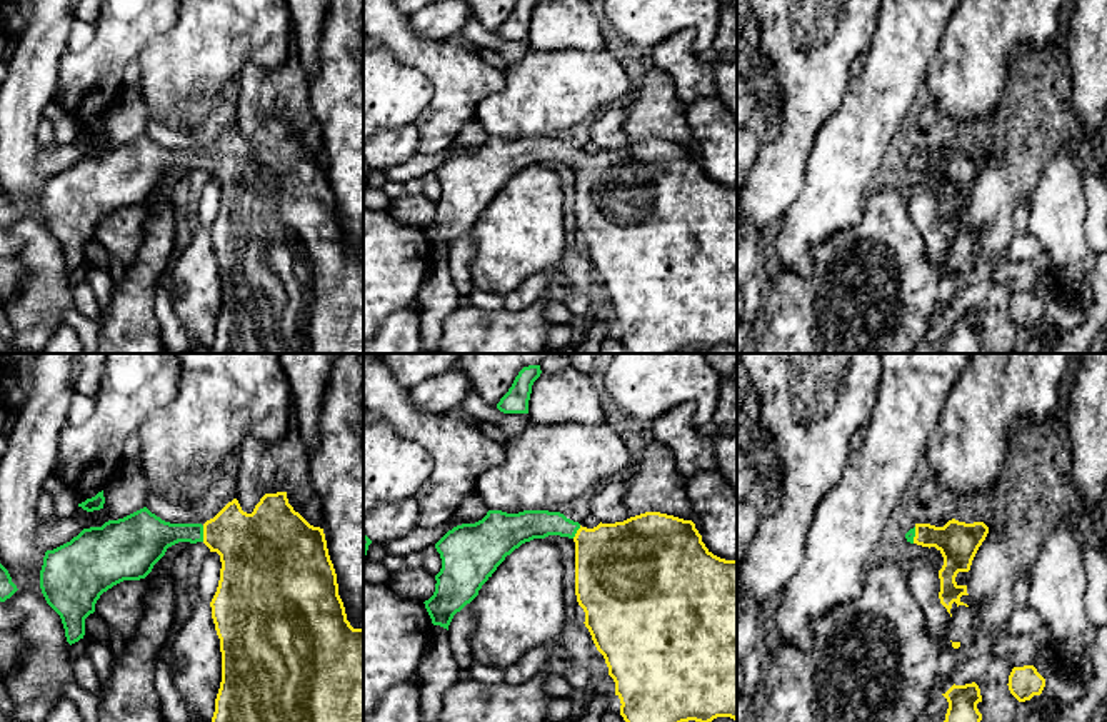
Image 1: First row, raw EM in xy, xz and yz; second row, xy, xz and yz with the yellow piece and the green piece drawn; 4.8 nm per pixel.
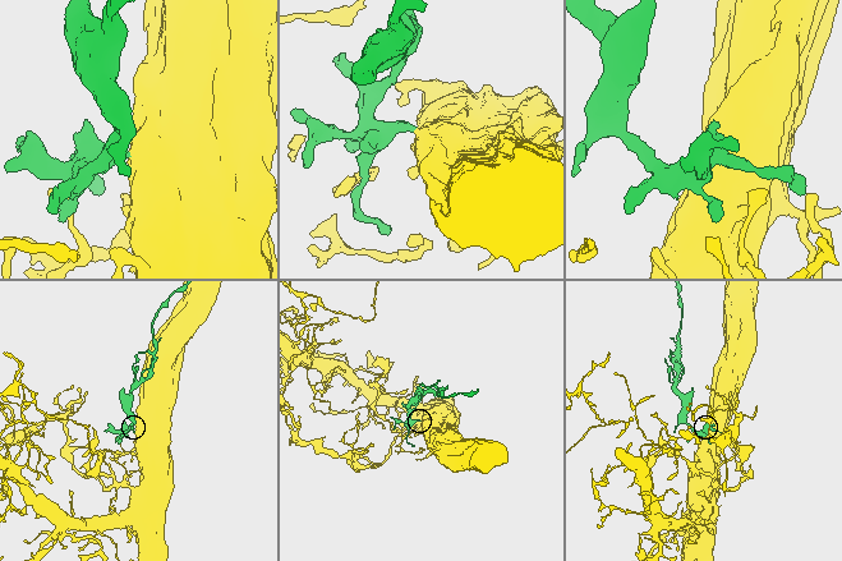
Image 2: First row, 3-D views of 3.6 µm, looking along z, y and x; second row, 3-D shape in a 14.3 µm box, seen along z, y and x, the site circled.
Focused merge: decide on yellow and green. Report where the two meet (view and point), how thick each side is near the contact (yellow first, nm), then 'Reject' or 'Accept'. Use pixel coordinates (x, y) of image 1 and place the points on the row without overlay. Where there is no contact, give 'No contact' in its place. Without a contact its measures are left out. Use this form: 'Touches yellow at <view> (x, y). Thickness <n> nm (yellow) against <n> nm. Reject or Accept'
Touches yellow at xy (204, 160). Thickness 340 nm (yellow) against 190 nm. Accept

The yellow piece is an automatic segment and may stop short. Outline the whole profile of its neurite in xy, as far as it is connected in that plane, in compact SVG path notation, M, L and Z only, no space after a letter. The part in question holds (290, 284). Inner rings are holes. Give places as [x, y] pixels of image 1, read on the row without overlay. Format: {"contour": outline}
{"contour": "M287 118L265 120L252 140L243 138L233 125L203 152L170 150L143 133L102 153L83 155L70 168L47 177L40 215L60 242L67 268L72 272L83 265L85 245L95 238L103 218L123 207L145 205L167 175L178 168L203 168L222 188L210 228L222 278L222 308L212 353L363 353L363 255L353 255L347 247L323 155L295 138Z"}

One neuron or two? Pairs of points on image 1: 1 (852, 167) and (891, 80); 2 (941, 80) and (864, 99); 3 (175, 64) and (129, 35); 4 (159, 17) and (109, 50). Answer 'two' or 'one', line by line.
1: one
2: two
3: two
4: one

